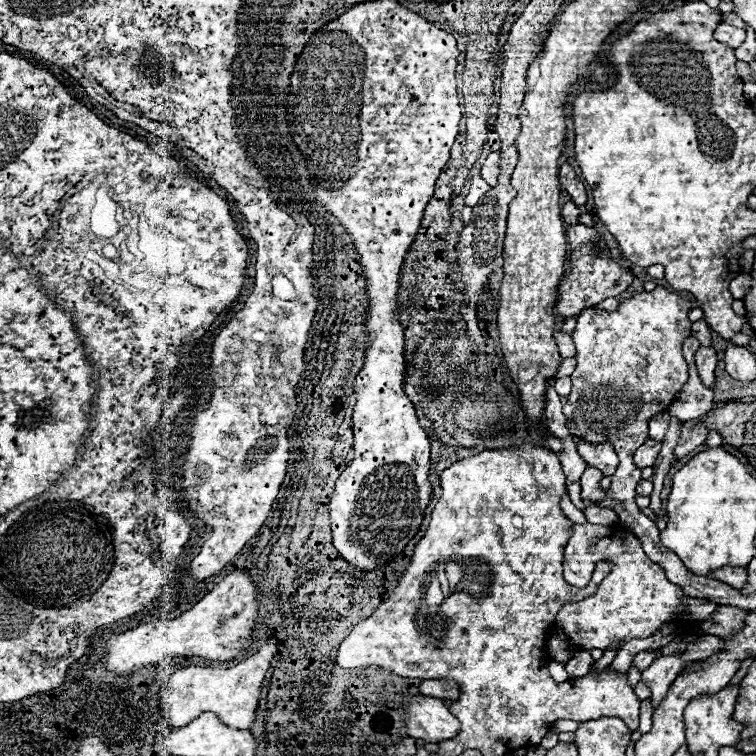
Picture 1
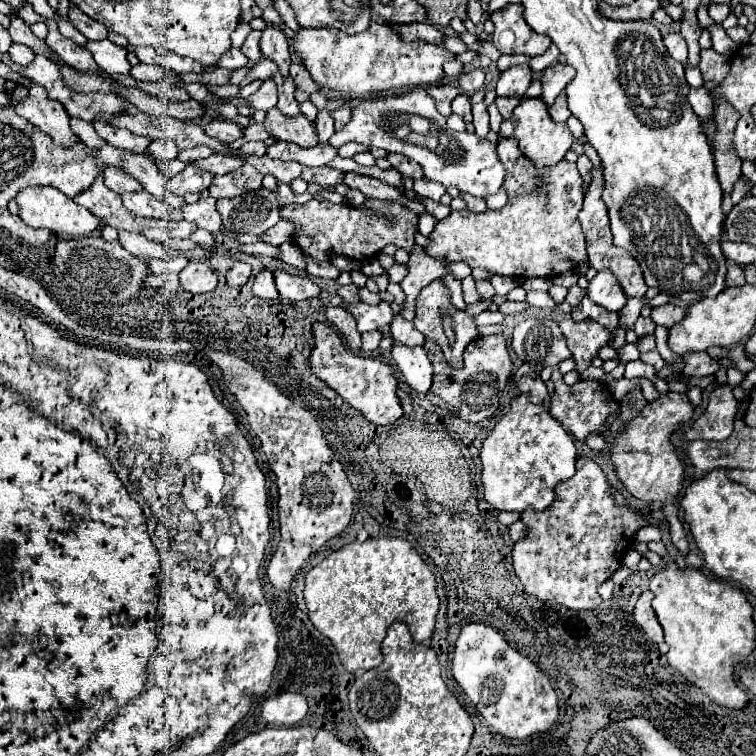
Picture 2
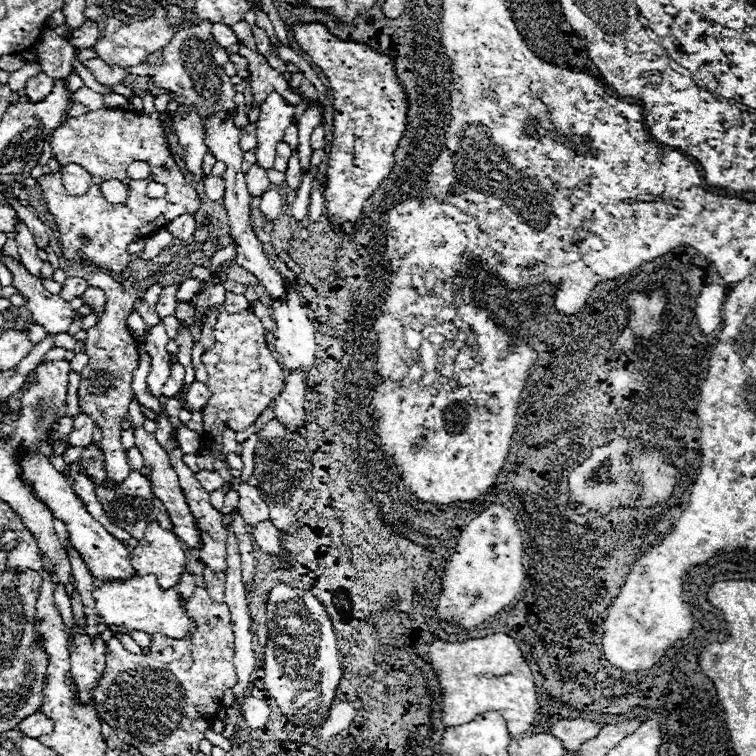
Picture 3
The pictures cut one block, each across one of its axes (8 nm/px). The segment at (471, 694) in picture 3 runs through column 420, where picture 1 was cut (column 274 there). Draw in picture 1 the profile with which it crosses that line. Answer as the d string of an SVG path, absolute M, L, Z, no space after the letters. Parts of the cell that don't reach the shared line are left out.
M268 642L252 658L246 658L232 668L188 666L188 668L176 670L160 692L160 702L166 710L166 716L170 718L170 724L174 728L182 728L184 724L190 724L192 720L196 720L196 716L204 712L214 712L226 726L250 730L256 720L262 682L266 678L272 658L276 656L276 650L278 646L274 642Z

